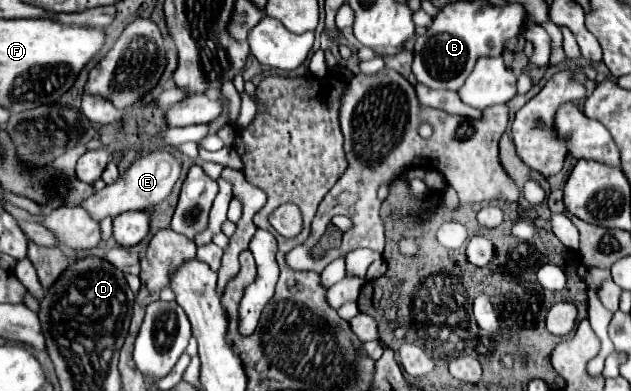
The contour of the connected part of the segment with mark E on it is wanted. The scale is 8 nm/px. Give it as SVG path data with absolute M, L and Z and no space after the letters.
M158 149L146 157L140 157L132 163L132 167L126 171L124 177L120 177L116 183L100 189L94 193L94 197L90 197L90 201L84 201L82 207L90 213L90 217L94 217L94 221L102 221L104 217L116 217L124 211L138 211L138 209L146 209L146 207L154 207L156 203L164 201L174 183L180 177L180 161L176 157L170 155L170 151L166 149Z

